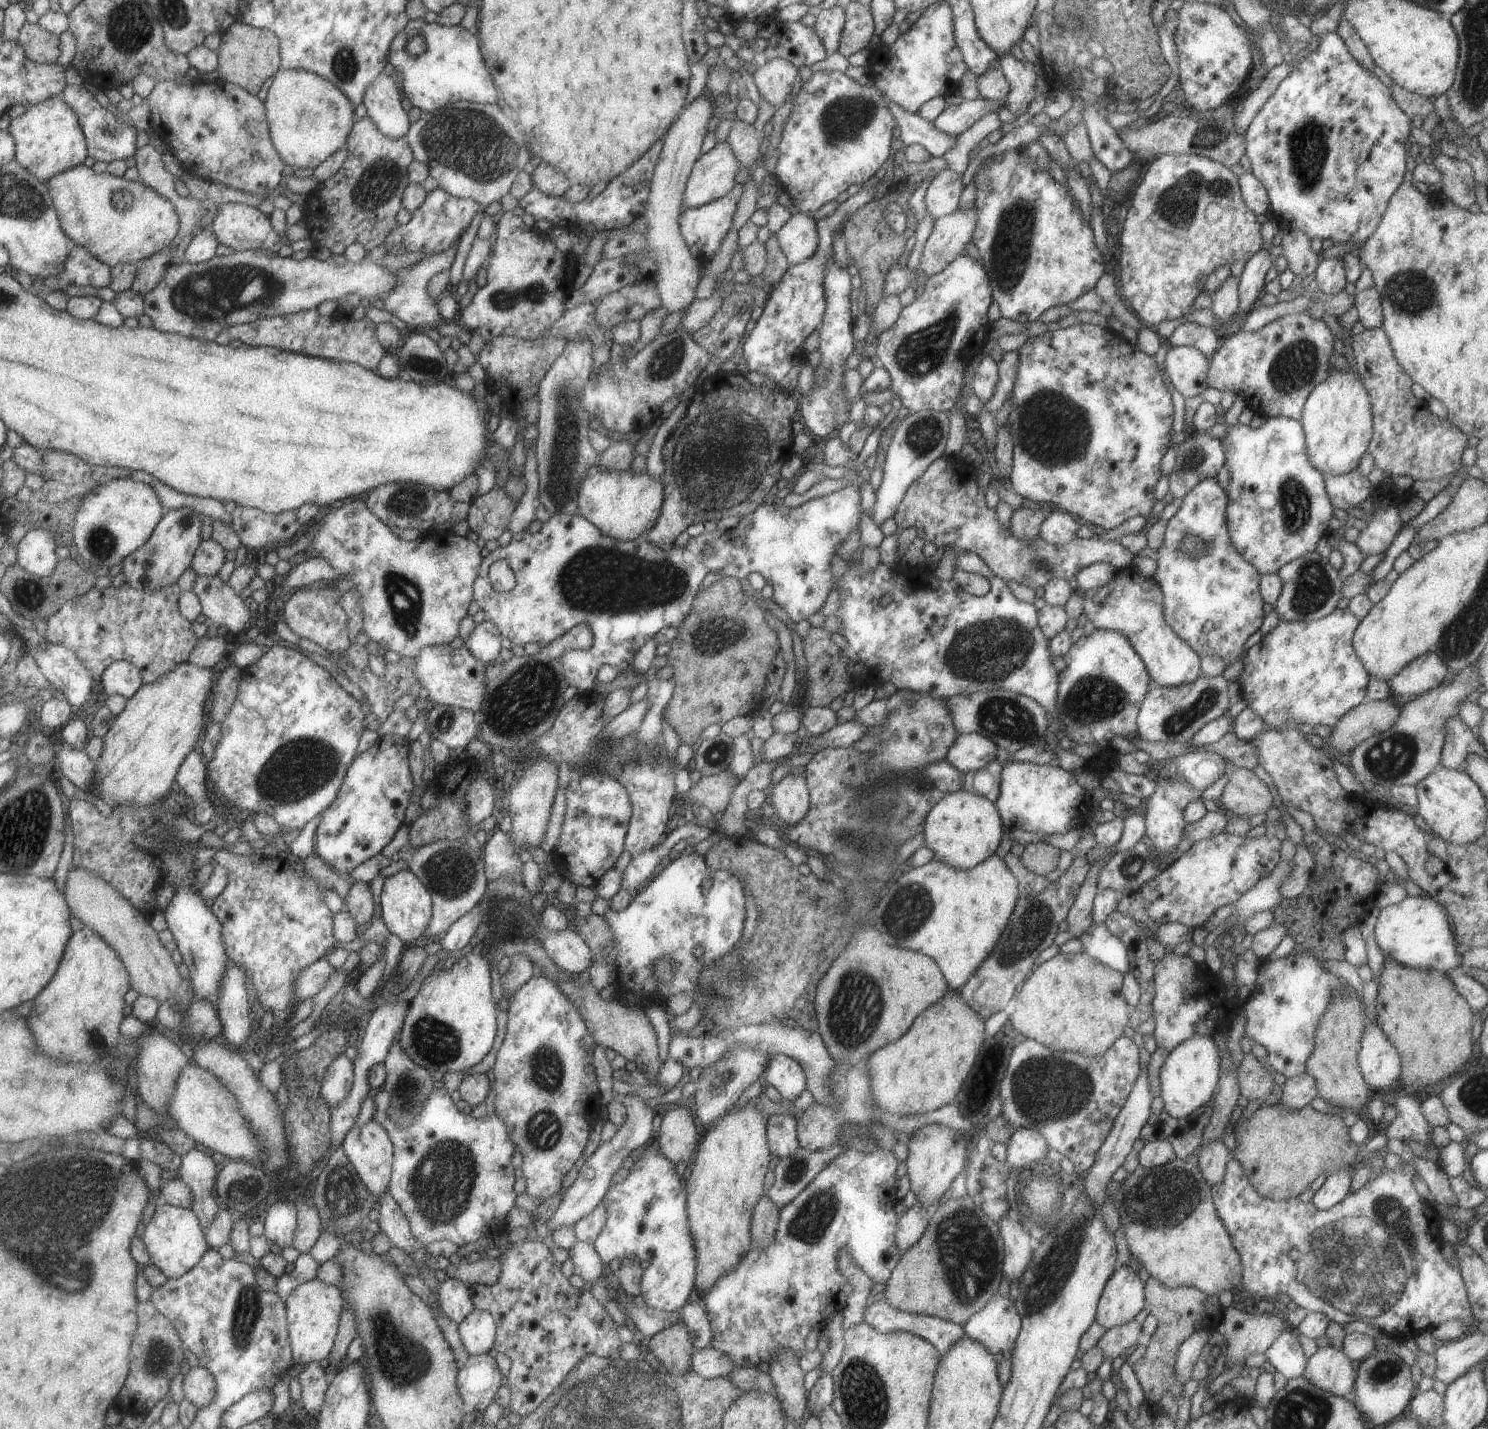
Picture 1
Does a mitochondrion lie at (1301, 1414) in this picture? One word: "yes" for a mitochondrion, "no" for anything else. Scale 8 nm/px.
yes

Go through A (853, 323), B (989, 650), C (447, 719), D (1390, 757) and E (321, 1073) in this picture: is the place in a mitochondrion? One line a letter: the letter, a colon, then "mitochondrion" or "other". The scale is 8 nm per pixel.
A: other
B: mitochondrion
C: mitochondrion
D: mitochondrion
E: other

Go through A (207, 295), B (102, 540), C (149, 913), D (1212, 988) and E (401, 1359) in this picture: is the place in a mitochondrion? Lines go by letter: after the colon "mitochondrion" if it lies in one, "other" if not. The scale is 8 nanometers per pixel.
A: mitochondrion
B: mitochondrion
C: other
D: other
E: mitochondrion

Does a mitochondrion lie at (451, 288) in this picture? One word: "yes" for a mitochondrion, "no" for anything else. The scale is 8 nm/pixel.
no

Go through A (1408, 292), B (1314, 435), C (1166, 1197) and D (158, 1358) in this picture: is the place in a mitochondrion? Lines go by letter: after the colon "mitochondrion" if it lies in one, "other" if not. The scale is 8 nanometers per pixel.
A: mitochondrion
B: other
C: mitochondrion
D: mitochondrion

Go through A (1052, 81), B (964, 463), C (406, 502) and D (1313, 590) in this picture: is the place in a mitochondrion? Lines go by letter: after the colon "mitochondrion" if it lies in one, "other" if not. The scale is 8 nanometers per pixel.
A: other
B: other
C: mitochondrion
D: mitochondrion

